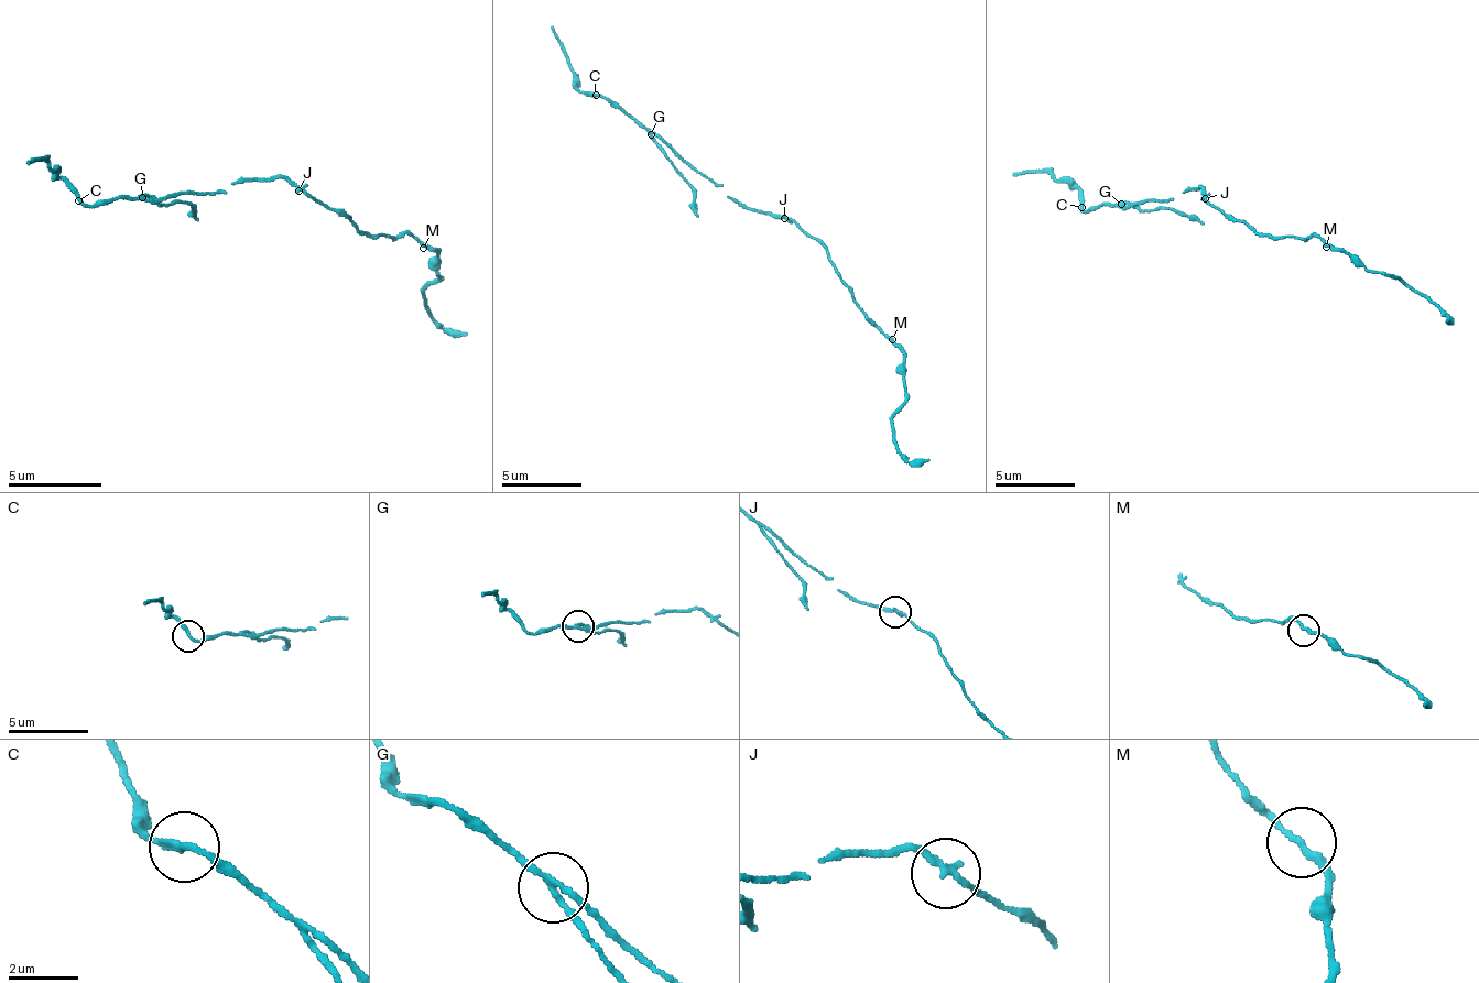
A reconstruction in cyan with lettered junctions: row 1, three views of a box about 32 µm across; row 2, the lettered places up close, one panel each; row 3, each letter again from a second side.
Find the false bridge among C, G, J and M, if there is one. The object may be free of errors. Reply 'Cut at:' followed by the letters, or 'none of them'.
Cut at: G

